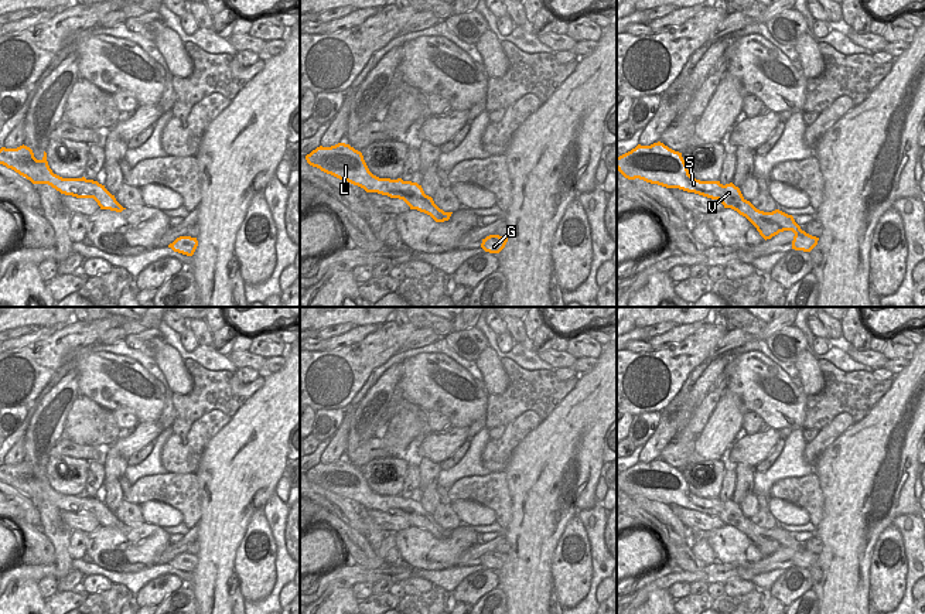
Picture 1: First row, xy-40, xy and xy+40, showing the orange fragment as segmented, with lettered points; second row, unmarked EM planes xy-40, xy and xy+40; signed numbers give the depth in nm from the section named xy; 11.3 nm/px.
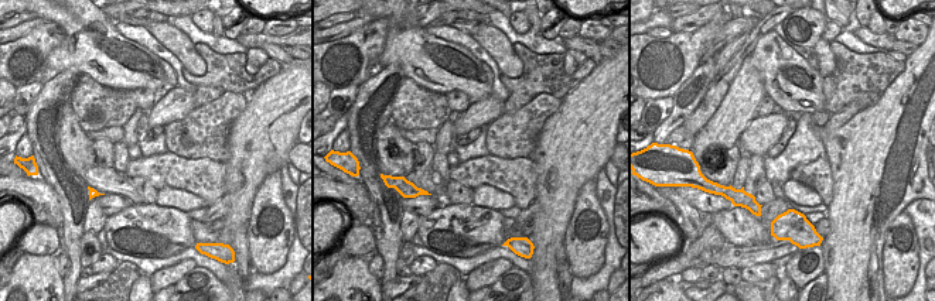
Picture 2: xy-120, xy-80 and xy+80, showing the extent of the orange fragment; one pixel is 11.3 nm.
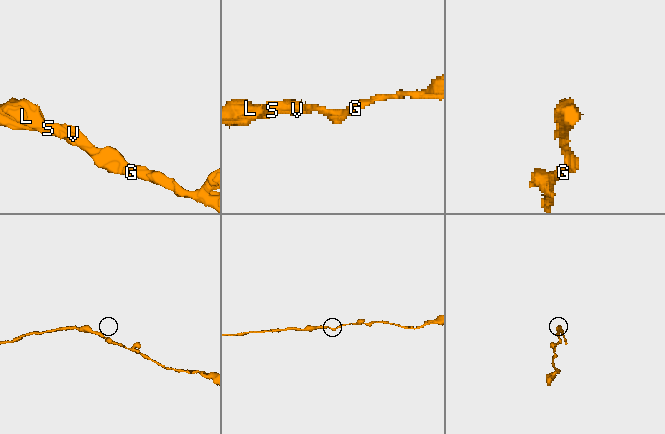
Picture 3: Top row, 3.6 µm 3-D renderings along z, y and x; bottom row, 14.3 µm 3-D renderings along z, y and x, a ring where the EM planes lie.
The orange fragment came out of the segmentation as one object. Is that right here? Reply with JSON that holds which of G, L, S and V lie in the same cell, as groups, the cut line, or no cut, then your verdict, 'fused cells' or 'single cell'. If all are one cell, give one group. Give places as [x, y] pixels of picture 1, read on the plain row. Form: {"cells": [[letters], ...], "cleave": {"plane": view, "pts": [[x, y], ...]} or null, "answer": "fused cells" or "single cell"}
{"cells": [["G", "L", "S", "V"]], "cleave": null, "answer": "single cell"}

